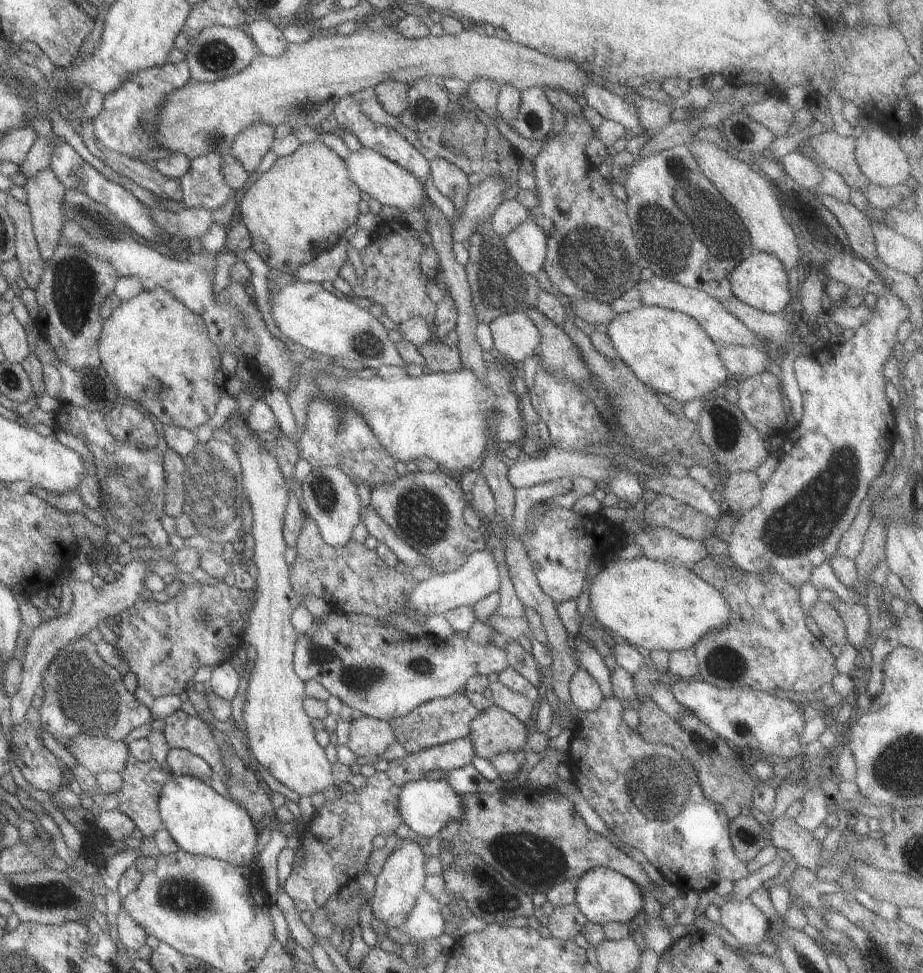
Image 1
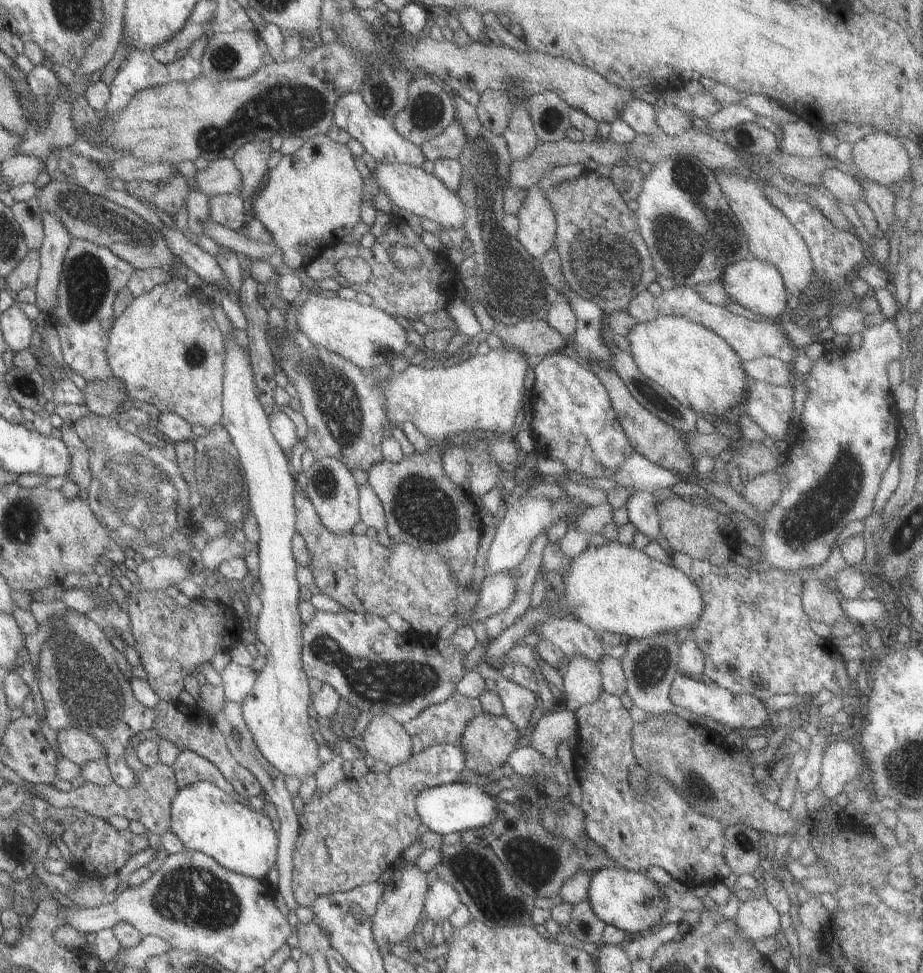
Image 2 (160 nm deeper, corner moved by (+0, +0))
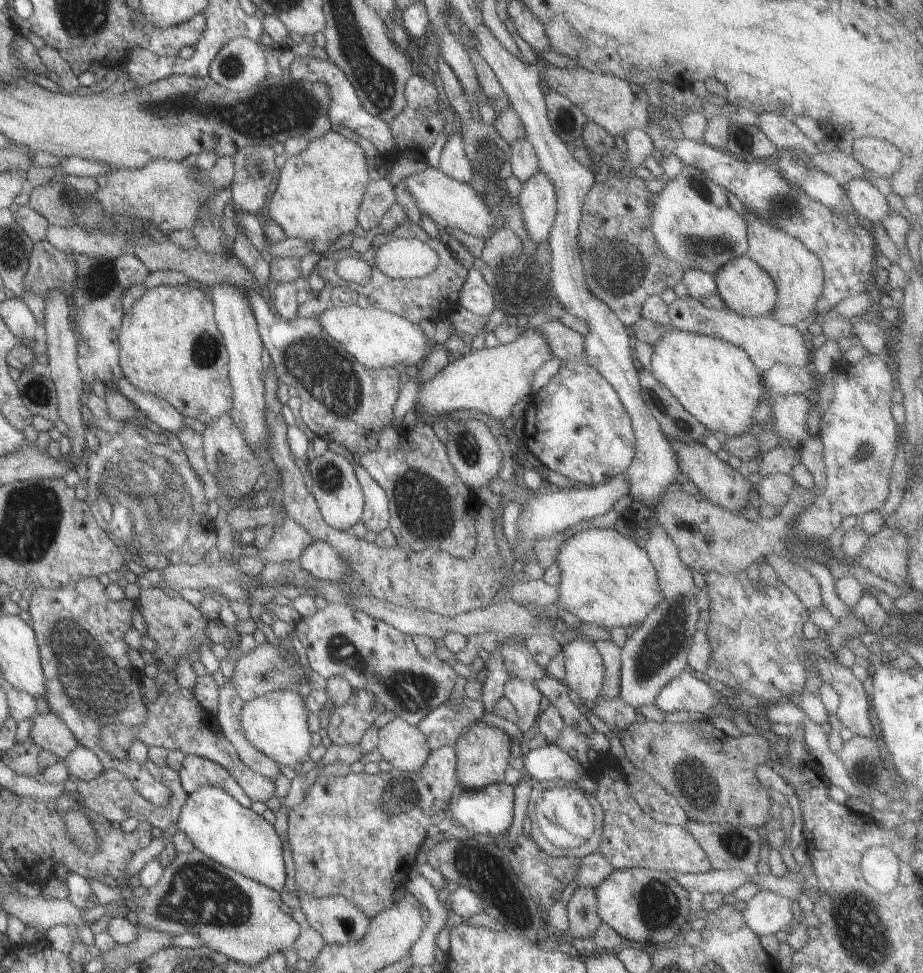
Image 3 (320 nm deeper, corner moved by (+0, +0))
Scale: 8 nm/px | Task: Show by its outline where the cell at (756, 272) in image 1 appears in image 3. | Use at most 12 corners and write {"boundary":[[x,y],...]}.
{"boundary":[[743,254],[713,274],[723,304],[742,317],[770,314],[771,277]]}

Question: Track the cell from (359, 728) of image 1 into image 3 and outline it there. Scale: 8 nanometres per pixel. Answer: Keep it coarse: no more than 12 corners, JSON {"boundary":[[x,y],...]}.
{"boundary":[[399,717],[380,727],[375,748],[392,769],[419,770],[432,751]]}

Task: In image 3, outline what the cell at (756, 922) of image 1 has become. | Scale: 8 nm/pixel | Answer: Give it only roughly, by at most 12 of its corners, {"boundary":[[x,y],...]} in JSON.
{"boundary":[[758,890],[743,908],[758,936],[775,934],[793,919],[786,896]]}

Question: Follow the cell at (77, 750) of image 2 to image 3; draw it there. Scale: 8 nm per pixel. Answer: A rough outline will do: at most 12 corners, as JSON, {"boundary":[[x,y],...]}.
{"boundary":[[51,711],[35,714],[28,737],[62,759],[77,746]]}

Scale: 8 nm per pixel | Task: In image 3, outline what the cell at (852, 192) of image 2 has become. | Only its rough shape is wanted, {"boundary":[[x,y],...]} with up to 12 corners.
{"boundary":[[865,179],[843,183],[853,210],[873,224],[890,213]]}

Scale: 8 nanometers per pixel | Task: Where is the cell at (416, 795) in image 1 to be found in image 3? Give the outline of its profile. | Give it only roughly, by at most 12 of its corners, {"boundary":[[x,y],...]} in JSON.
{"boundary":[[514,787],[455,790],[451,824],[492,837],[508,832]]}

